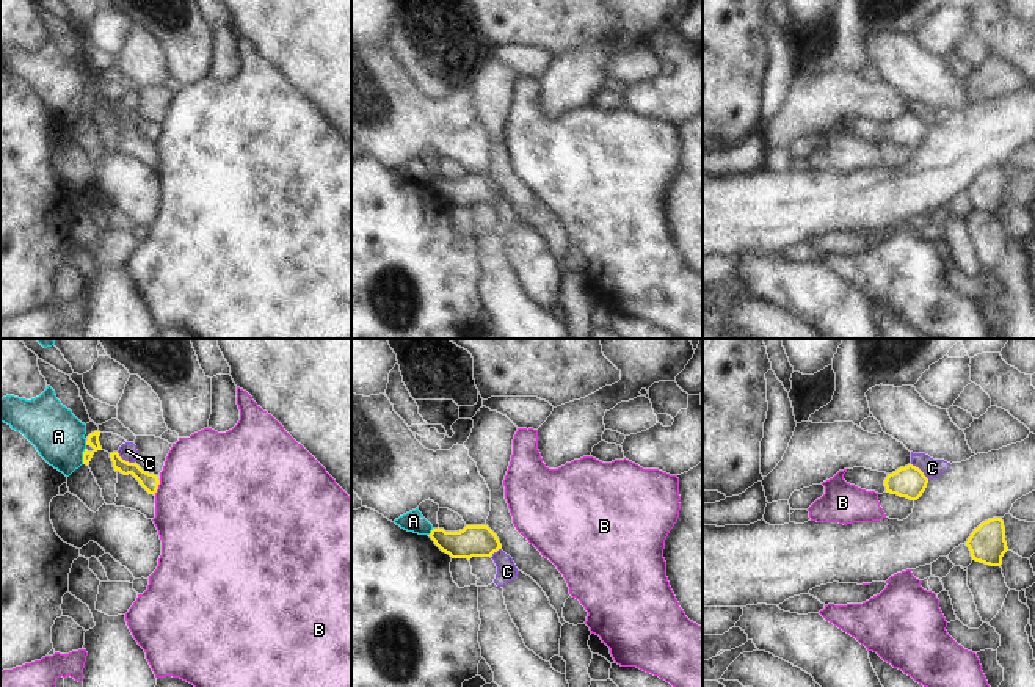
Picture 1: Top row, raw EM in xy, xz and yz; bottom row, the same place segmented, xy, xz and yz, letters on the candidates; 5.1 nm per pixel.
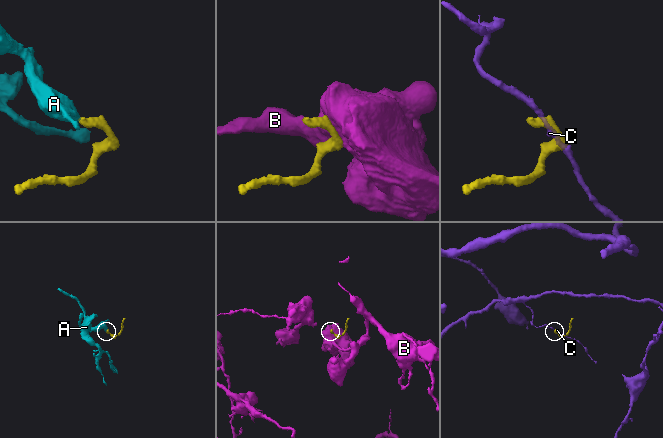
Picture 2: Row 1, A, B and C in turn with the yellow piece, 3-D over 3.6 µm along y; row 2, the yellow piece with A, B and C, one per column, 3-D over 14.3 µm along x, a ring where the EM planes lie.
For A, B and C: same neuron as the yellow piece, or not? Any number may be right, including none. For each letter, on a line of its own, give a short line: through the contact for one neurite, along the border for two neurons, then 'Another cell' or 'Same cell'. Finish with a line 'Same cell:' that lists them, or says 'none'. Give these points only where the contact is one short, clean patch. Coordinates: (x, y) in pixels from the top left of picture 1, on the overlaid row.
A: Line: xy (85, 447), (82, 463). Another cell
B: Another cell
C: Another cell
Same cell: none

